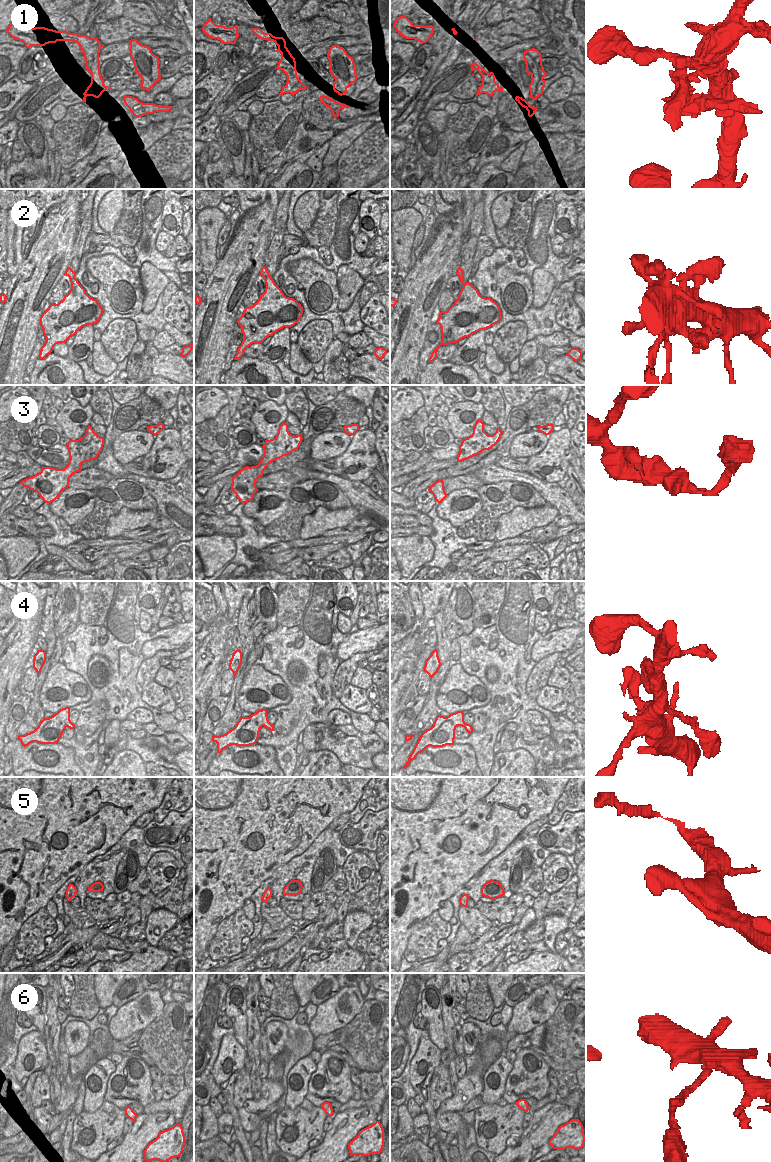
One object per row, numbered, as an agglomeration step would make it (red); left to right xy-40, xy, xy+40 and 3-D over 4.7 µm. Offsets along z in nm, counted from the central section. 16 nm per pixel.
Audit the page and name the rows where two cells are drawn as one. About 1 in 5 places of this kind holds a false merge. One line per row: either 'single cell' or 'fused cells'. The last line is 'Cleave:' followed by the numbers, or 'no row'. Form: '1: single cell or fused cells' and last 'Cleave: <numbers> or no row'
1: fused cells
2: single cell
3: single cell
4: single cell
5: single cell
6: fused cells
Cleave: 1, 6

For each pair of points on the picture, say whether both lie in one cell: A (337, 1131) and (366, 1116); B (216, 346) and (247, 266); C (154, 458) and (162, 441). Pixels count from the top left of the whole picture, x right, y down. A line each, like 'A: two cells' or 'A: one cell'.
A: one cell
B: one cell
C: one cell

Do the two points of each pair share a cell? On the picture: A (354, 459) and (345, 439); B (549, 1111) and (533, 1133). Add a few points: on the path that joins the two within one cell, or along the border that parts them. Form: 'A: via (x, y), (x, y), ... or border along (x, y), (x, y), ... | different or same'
A: border along (351, 436), (351, 442), (348, 447), (335, 457) | different
B: via (549, 1116), (538, 1128) | same

